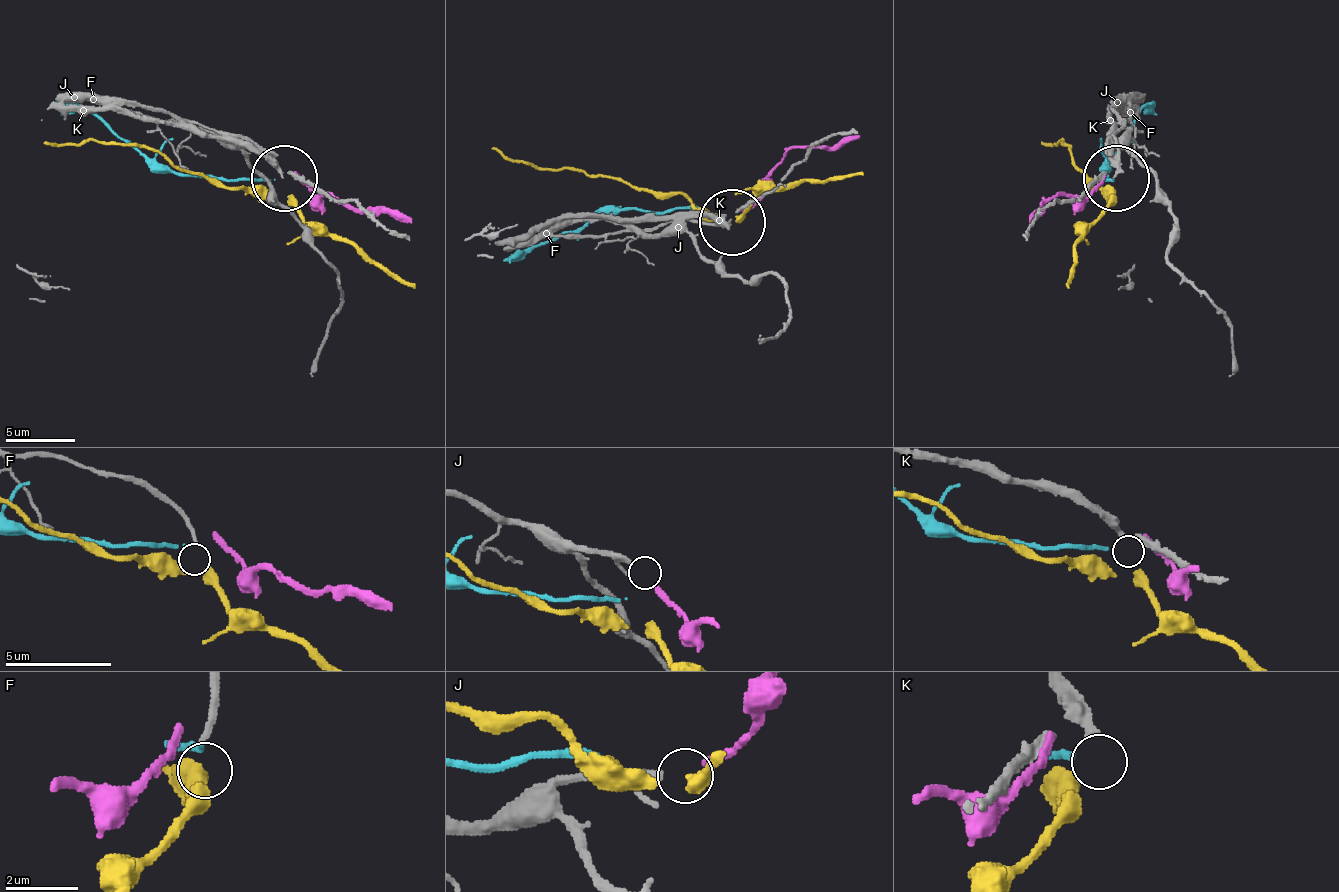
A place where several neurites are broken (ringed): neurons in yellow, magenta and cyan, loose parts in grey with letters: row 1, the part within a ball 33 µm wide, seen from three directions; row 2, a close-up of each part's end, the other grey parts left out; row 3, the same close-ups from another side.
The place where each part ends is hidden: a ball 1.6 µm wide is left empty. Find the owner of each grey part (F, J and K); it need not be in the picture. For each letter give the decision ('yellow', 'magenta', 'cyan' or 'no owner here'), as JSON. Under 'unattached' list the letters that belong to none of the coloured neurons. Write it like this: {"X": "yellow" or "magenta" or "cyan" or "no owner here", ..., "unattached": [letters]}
{"F": "yellow", "J": "magenta", "K": "no owner here", "unattached": ["K"]}

